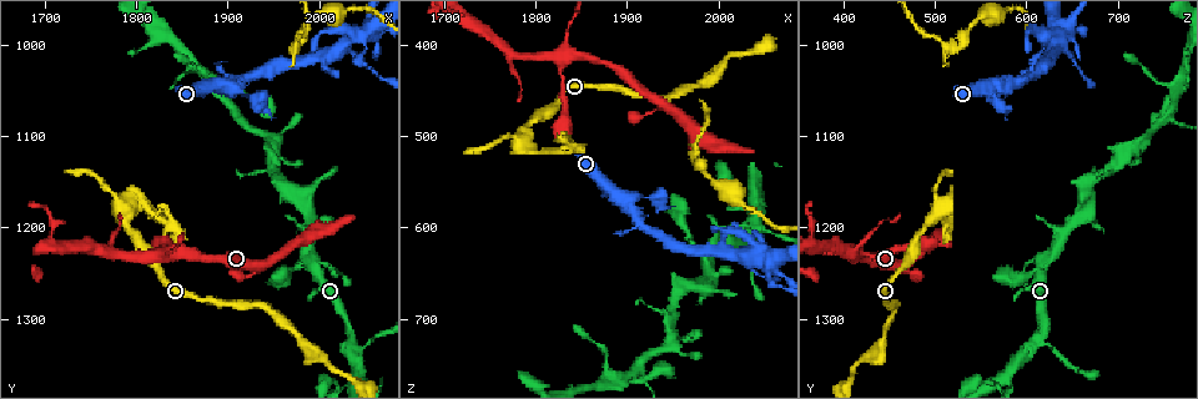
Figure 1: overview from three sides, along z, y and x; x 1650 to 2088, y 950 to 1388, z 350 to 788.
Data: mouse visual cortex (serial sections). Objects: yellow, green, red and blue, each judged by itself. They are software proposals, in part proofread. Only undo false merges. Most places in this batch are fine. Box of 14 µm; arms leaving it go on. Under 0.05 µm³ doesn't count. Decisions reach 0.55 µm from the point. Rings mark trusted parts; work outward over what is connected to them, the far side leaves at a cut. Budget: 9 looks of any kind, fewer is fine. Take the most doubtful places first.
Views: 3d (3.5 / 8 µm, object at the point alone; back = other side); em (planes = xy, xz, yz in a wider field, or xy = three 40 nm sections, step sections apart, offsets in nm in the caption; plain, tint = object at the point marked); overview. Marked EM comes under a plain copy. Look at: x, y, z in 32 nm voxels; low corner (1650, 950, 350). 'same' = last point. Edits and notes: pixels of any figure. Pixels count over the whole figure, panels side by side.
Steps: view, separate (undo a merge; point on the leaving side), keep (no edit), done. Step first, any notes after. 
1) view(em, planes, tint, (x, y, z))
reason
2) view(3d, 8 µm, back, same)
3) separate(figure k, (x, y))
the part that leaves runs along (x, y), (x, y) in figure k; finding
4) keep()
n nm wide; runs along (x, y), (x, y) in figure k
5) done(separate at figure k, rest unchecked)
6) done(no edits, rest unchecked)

view(3d, 3.5 µm, back, (2030, 1000, 635))
thick turns thin

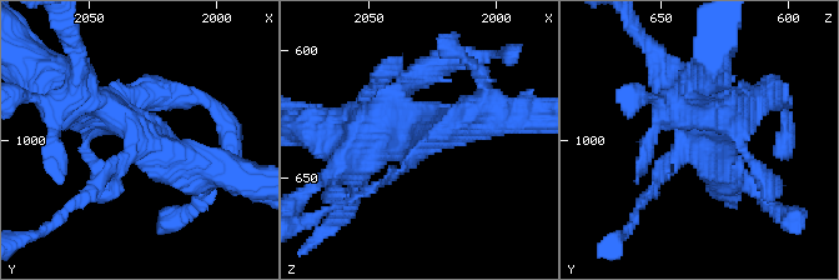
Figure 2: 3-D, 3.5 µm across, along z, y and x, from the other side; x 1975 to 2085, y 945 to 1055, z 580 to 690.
view(em, xy, step 2, tint, (2030, 1001, 639))
now the EM

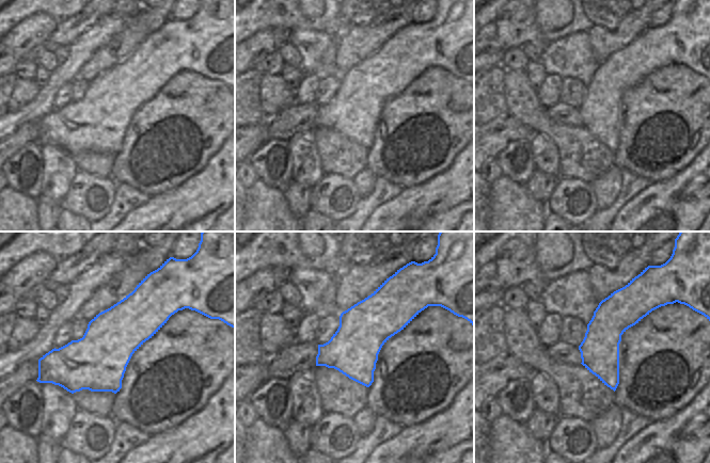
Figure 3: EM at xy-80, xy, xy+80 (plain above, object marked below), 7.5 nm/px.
keep()
3 arms; arms of 100, 400, 400 nm; runs along (626, 289), (609, 322), (613, 386) in figure 3; one cell here

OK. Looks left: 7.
view(3d, 3.5 µm, (1830, 1225, 415))
four arms meet

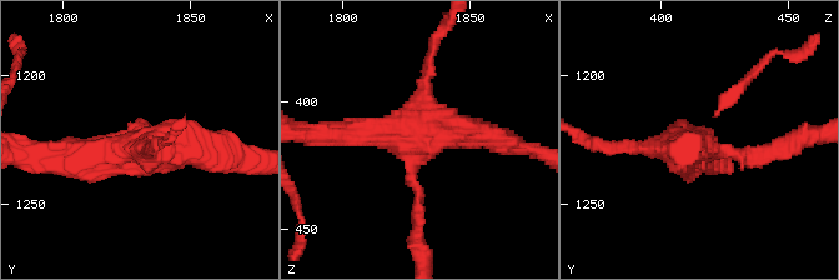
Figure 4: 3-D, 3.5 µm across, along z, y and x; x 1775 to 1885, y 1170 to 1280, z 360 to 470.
view(em, xy, step 3, tint, (1830, 1227, 413))
4 arms; arms of 150, 150, 350, 350 nm

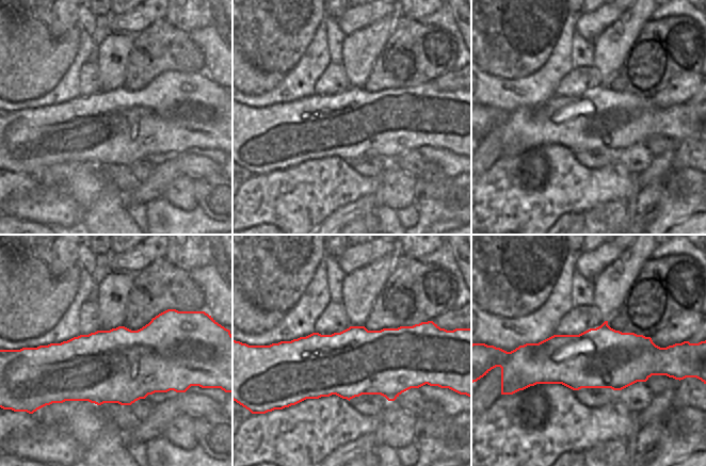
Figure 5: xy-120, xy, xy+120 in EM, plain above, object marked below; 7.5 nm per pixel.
keep()
runs along (502, 141), (478, 131), (328, 135) in figure 4; continuous, no second cell

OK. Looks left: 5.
view(3d, 3.5 µm, (1925, 1060, 565))

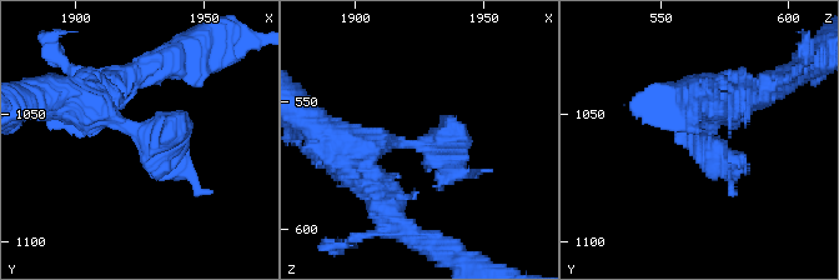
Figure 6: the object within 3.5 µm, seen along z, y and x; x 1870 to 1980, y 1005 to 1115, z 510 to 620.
view(em, planes, tint, (1927, 1059, 567))

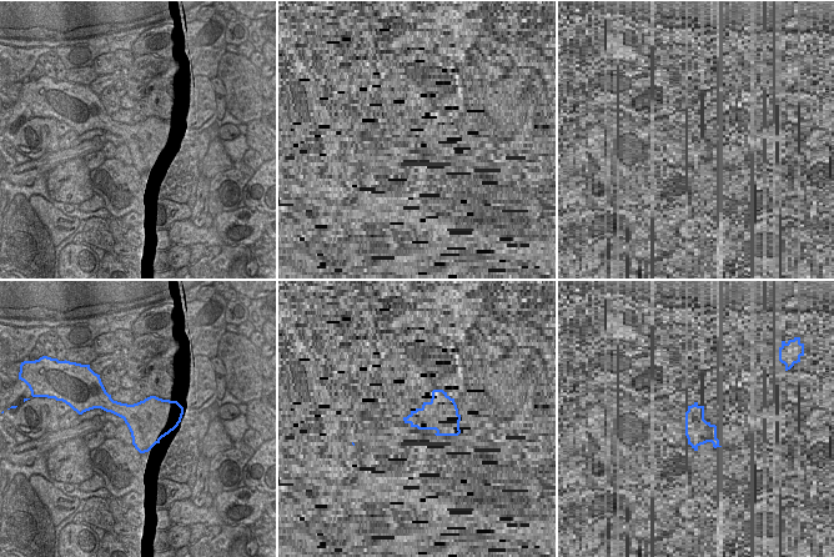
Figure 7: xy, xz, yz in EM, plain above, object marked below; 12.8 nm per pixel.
keep()
runs along (75, 101), (136, 129), (197, 186) in figure 6; all the same cell

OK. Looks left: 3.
view(3d, 8 µm, (1780, 1175, 500))
three arms meet

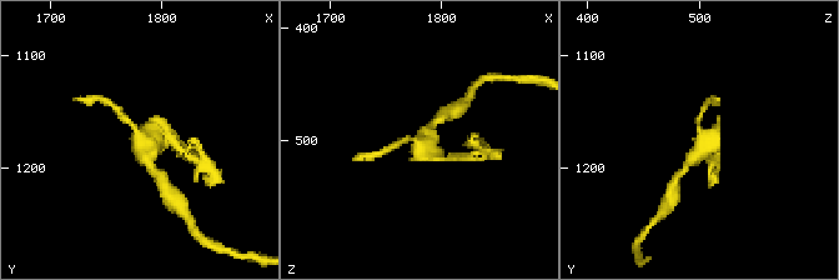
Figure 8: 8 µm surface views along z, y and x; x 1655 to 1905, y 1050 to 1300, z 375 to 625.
view(3d, 3.5 µm, back, (1778, 1174, 506))

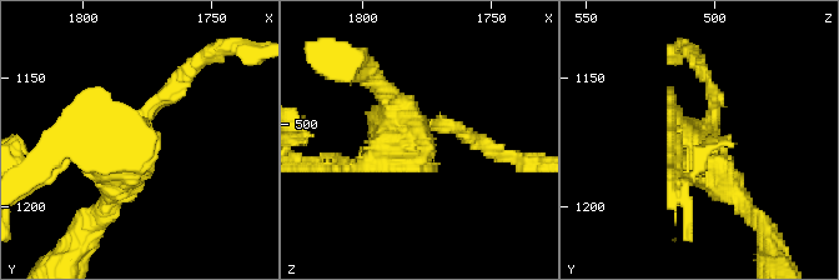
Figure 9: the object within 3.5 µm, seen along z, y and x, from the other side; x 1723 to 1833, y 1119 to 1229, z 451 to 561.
view(em, xy, step 5, tint, (1780, 1172, 505))
need the tissue

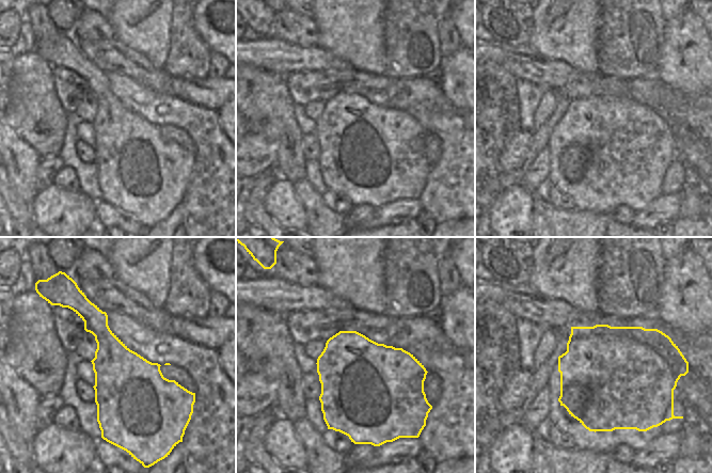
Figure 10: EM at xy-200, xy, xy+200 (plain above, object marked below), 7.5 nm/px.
keep()
runs along (754, 216), (681, 136), (677, 155) in figure 9; all the same cell

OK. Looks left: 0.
done(no edits, rest unchecked)

